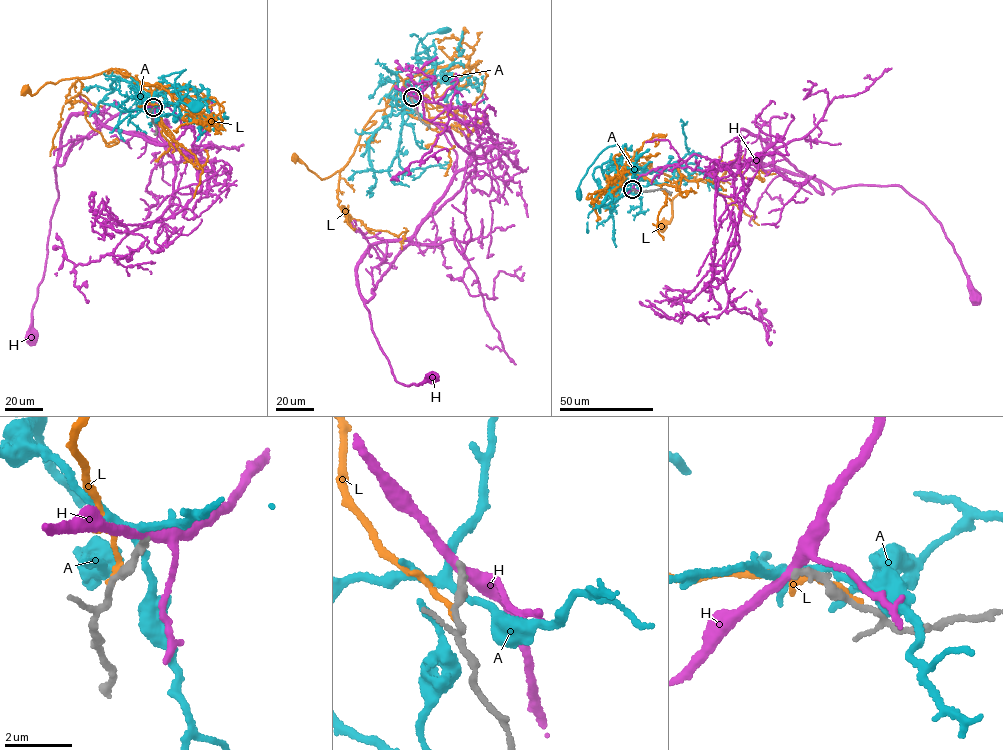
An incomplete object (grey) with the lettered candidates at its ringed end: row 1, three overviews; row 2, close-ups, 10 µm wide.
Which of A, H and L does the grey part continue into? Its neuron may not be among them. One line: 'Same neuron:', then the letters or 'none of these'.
Same neuron: none of these

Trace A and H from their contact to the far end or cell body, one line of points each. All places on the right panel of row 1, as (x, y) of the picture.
A: (633, 189), (638, 179), (635, 160), (614, 145), (604, 149), (589, 168), (579, 195)
H: (632, 189), (693, 154), (723, 166), (760, 159), (836, 189), (902, 187), (939, 223), (974, 298)

